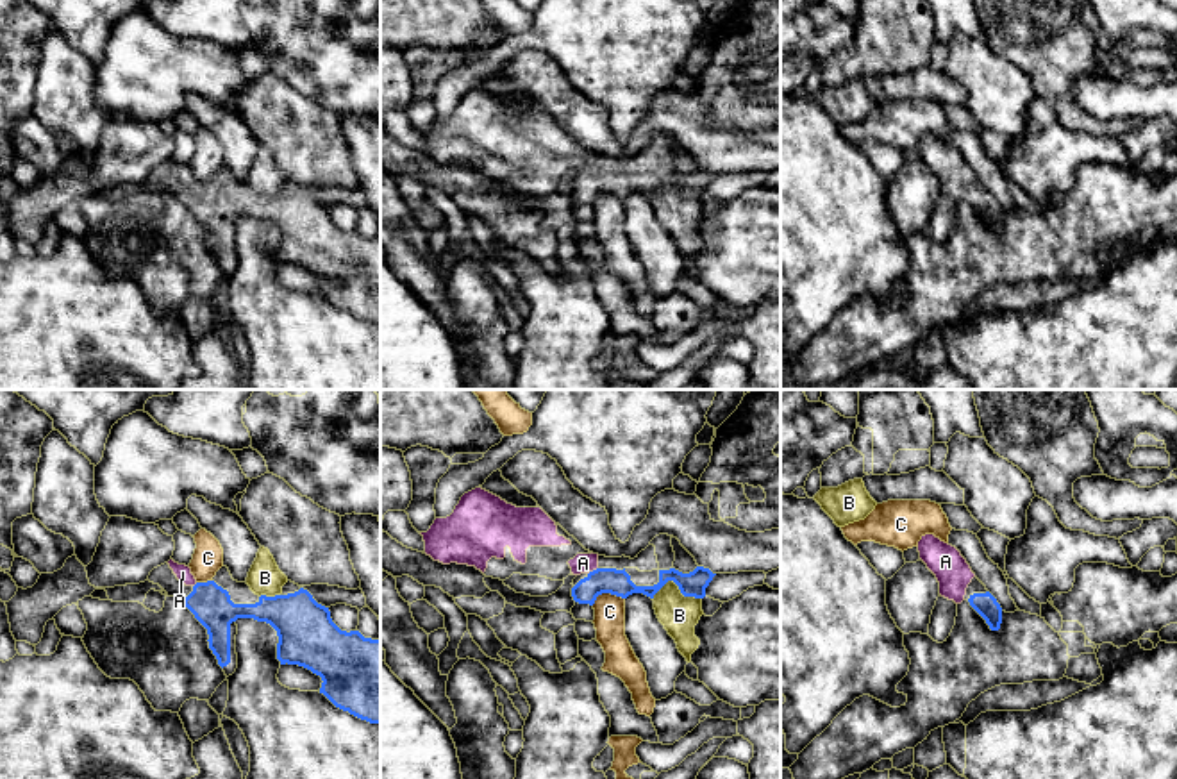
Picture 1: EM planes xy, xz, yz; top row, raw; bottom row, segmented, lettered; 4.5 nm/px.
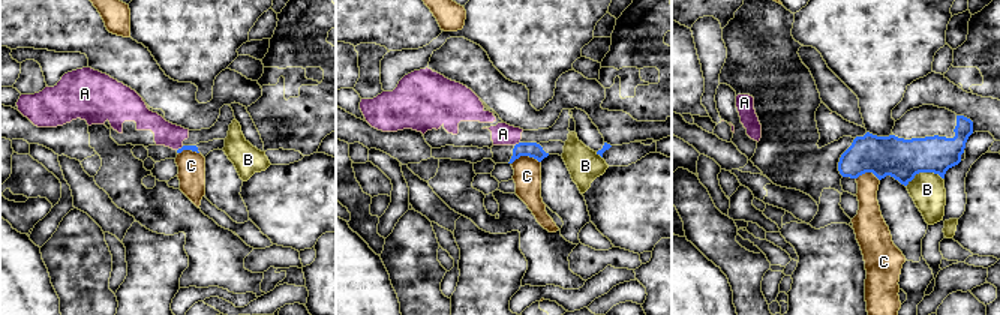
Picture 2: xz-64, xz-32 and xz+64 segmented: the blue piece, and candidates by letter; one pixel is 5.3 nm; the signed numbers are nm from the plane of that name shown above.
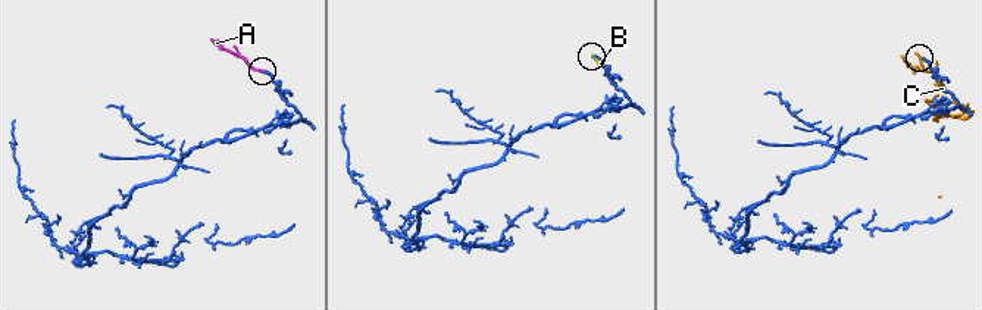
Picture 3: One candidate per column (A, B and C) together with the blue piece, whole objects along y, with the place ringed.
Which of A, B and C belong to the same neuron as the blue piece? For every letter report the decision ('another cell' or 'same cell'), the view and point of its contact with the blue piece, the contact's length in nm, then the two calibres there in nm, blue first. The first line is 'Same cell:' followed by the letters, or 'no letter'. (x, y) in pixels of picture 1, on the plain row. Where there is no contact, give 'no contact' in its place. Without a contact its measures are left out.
Same cell: A
A: same cell | xz (593, 170) | 60 nm | 120/100 nm
B: another cell | xz (677, 184) | 220 nm | 110/170 nm
C: another cell | xz (606, 192) | 160 nm | 120/140 nm

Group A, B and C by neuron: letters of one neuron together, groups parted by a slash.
A / B / C

